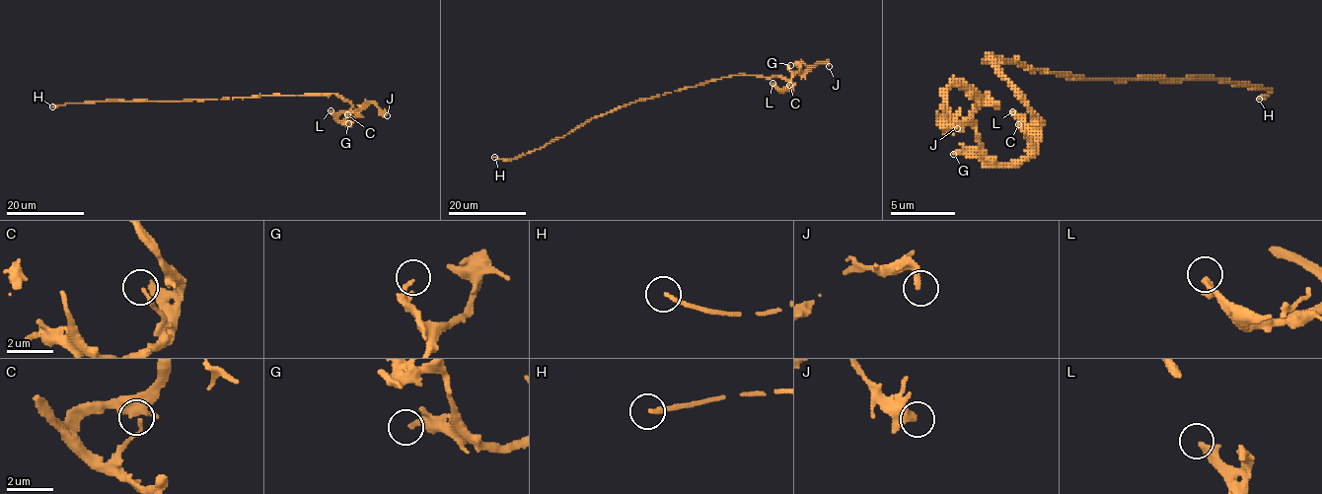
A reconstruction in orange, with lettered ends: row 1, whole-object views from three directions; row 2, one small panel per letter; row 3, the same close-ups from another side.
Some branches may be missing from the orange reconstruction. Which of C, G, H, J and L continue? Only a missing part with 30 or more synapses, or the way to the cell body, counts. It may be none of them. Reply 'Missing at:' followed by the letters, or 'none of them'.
Missing at: L

